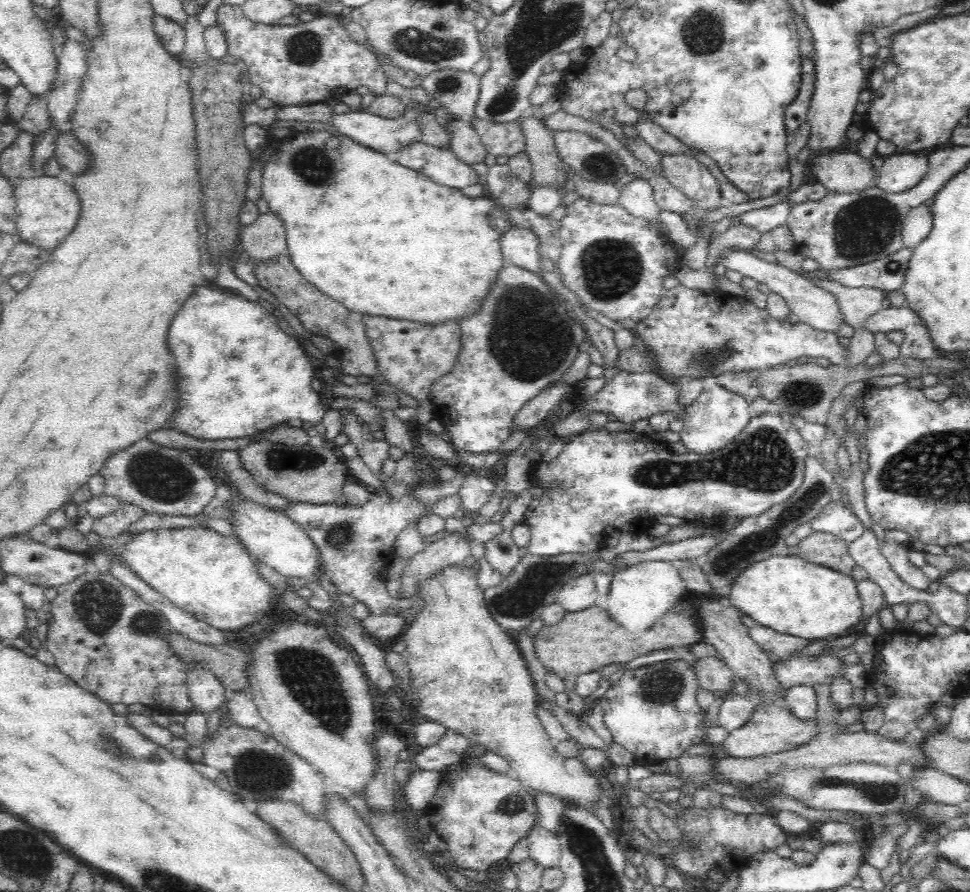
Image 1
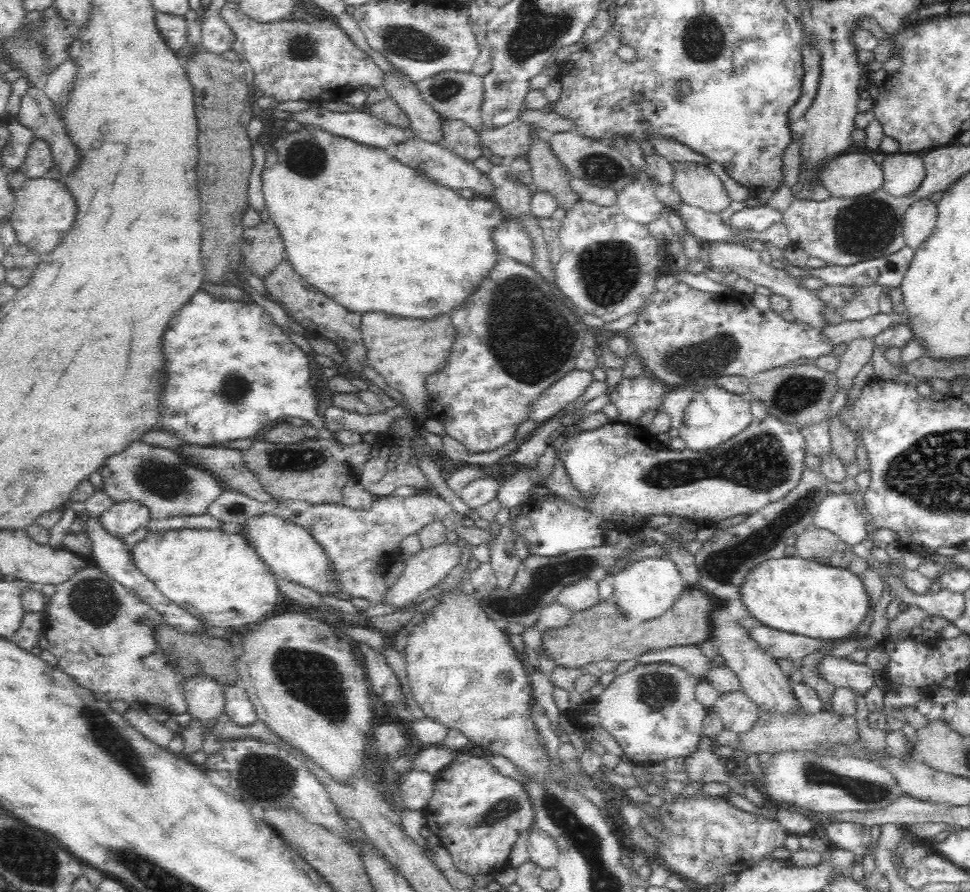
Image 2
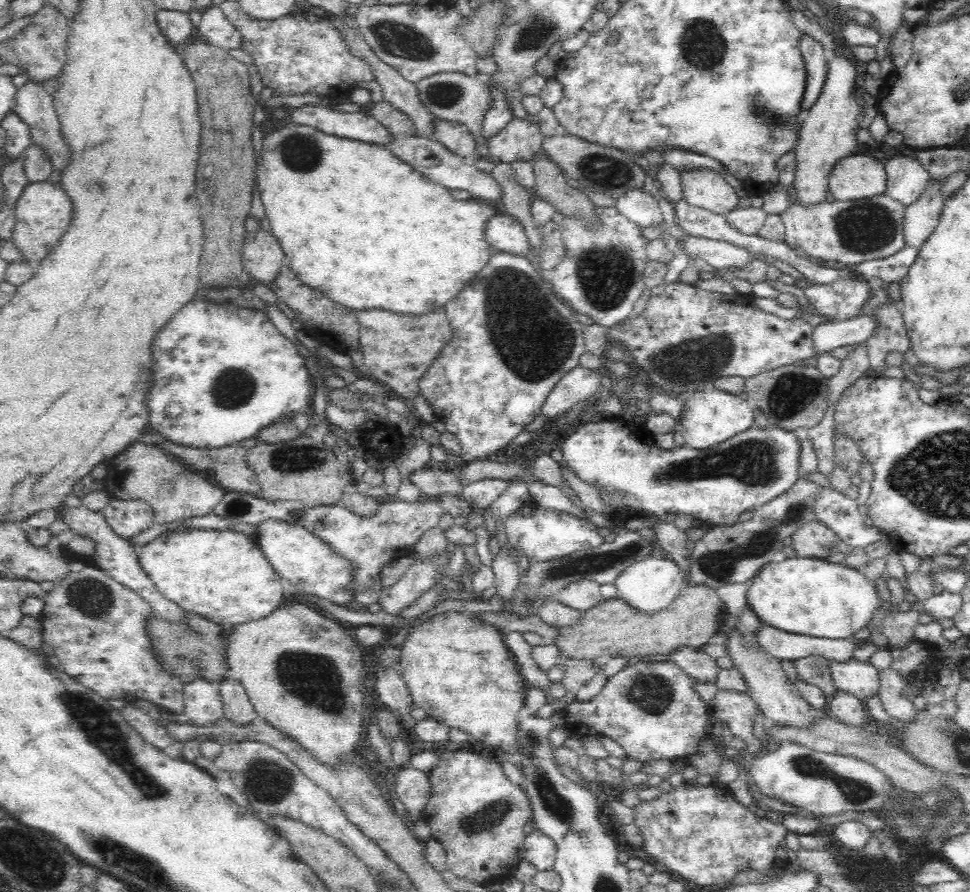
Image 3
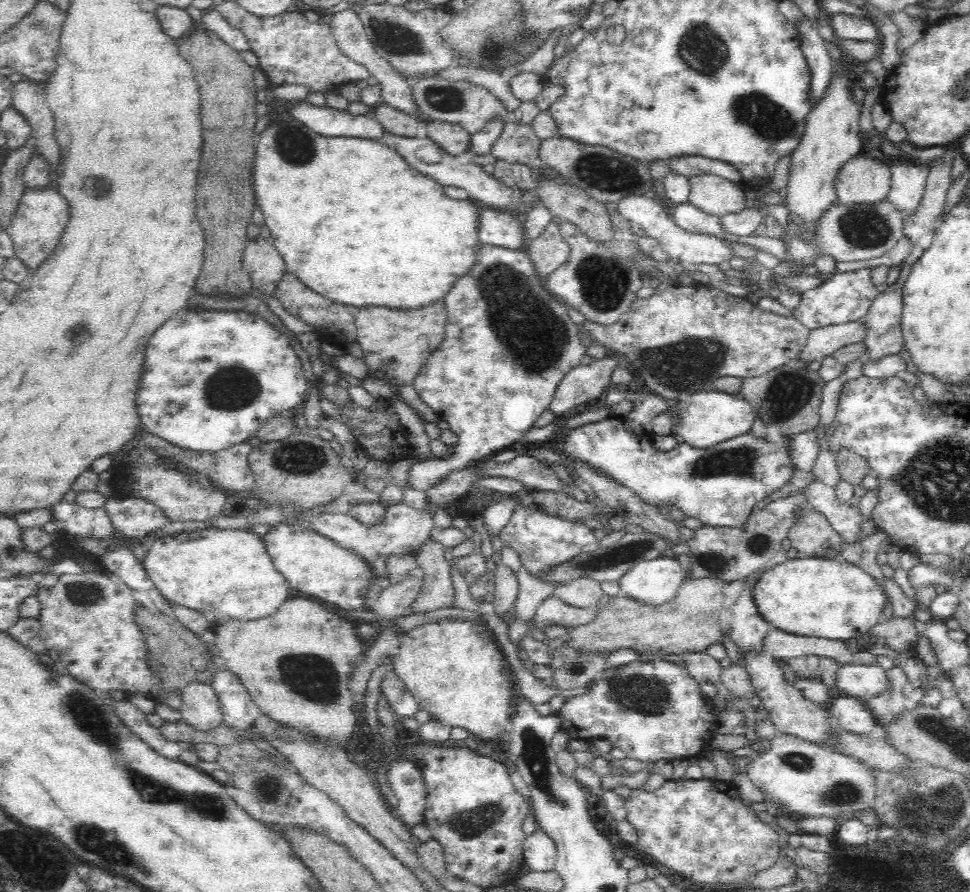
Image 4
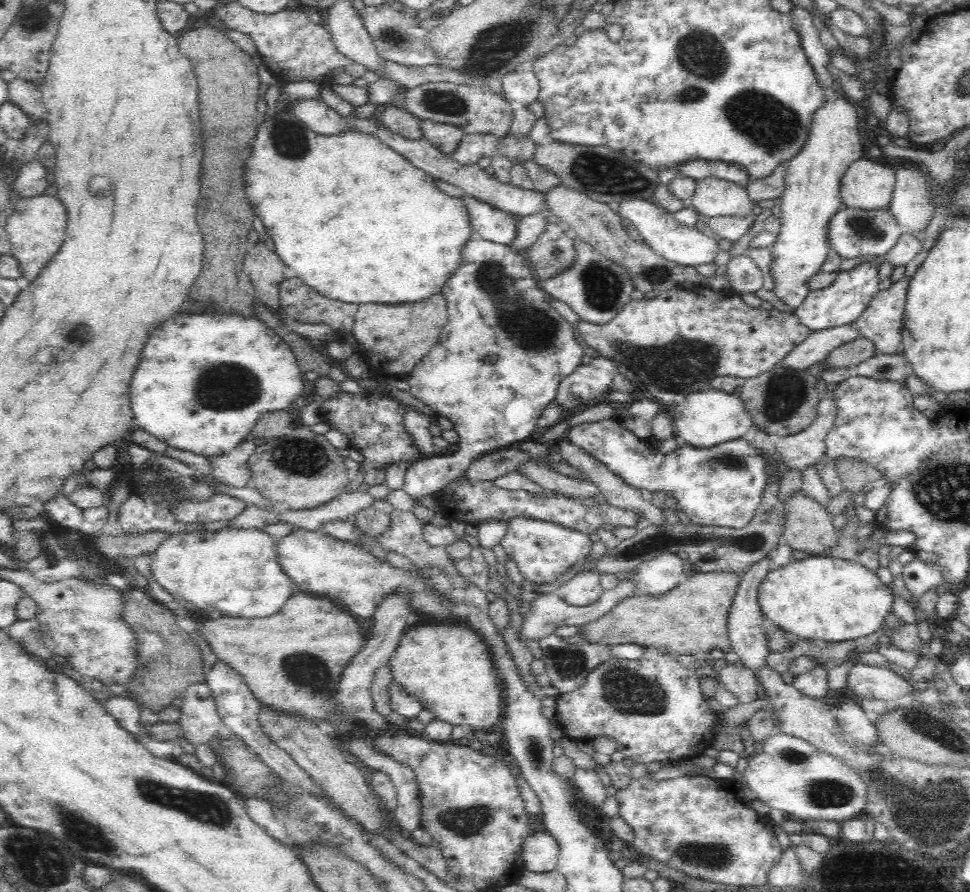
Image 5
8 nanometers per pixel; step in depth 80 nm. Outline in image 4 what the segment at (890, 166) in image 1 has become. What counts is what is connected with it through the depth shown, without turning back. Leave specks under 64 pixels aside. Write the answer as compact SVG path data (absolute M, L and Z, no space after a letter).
M898 162L890 170L892 180L887 200L898 209L904 220L918 210L925 191L928 168L924 165Z

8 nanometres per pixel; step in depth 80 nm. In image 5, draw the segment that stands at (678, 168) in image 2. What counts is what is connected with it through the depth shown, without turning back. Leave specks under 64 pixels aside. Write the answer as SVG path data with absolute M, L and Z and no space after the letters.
M714 177L703 178L697 181L694 196L691 198L691 206L704 218L734 215L745 217L757 211L757 204L749 197L745 187Z

